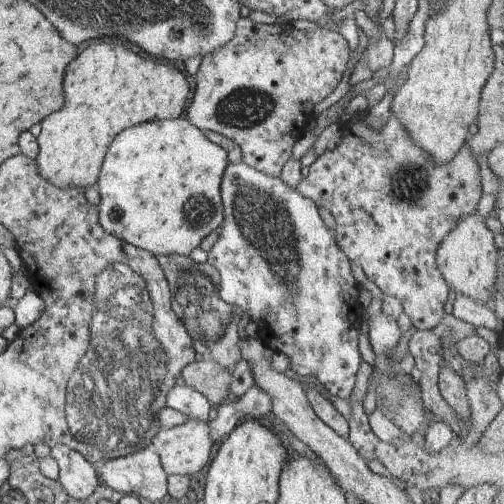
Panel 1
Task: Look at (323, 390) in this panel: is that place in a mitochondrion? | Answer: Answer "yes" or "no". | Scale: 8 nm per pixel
no

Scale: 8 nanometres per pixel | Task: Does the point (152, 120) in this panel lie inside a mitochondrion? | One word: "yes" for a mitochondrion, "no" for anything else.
no

